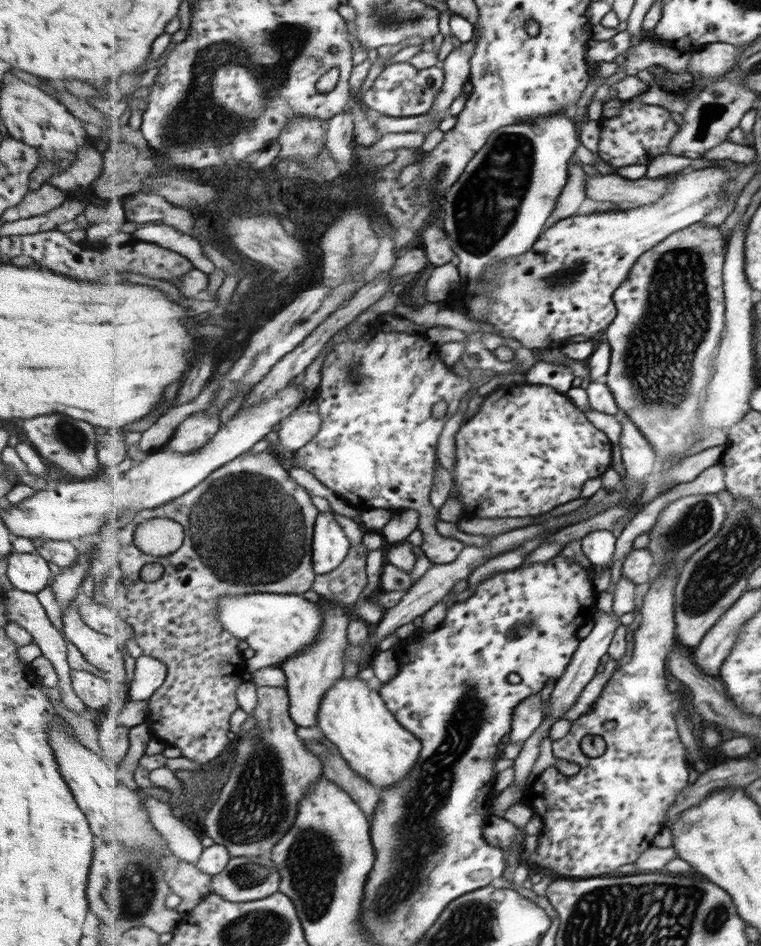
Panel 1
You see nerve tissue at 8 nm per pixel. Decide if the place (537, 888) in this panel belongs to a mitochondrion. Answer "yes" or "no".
no

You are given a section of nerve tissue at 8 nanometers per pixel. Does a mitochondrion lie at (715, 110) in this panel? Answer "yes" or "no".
yes

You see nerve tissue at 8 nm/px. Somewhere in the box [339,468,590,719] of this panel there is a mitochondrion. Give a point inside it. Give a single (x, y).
(525, 627)

